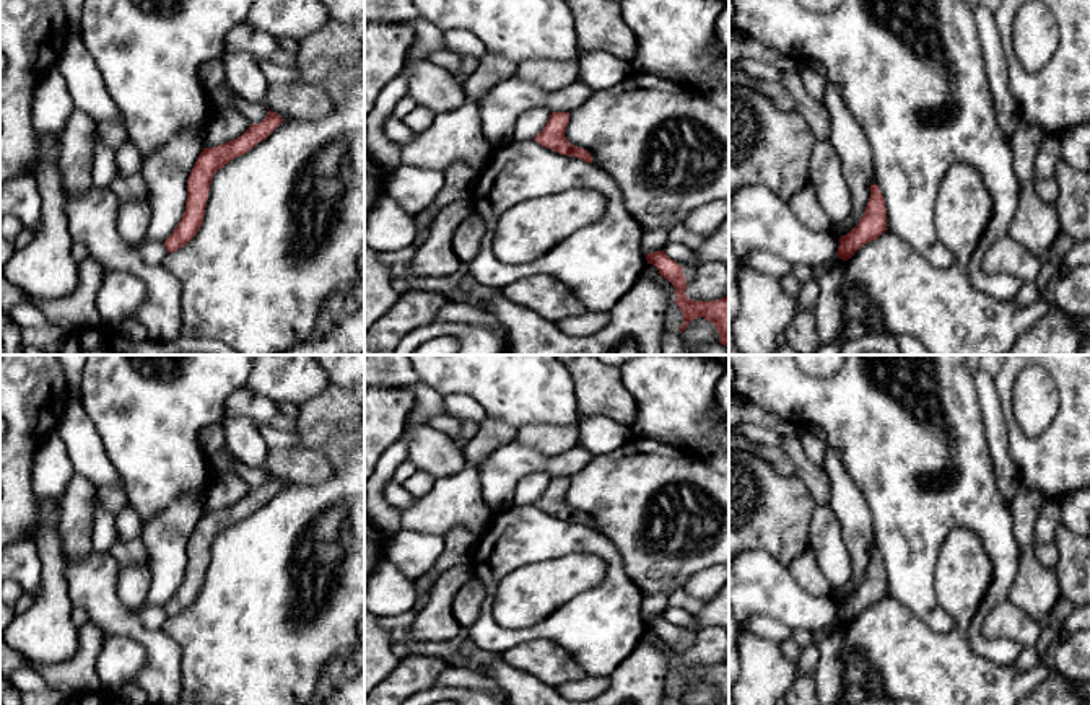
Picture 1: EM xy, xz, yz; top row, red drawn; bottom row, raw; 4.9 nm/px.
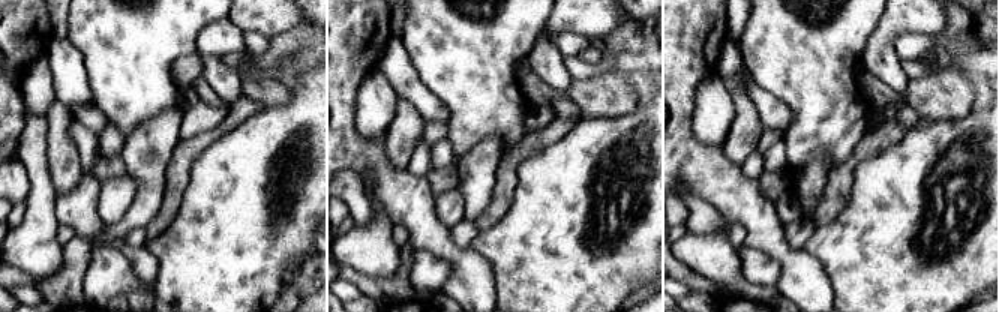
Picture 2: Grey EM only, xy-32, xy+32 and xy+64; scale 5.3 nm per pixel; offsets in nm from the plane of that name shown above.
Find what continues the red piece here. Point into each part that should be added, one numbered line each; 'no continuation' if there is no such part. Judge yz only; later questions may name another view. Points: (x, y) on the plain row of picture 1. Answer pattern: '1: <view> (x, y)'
no continuation

